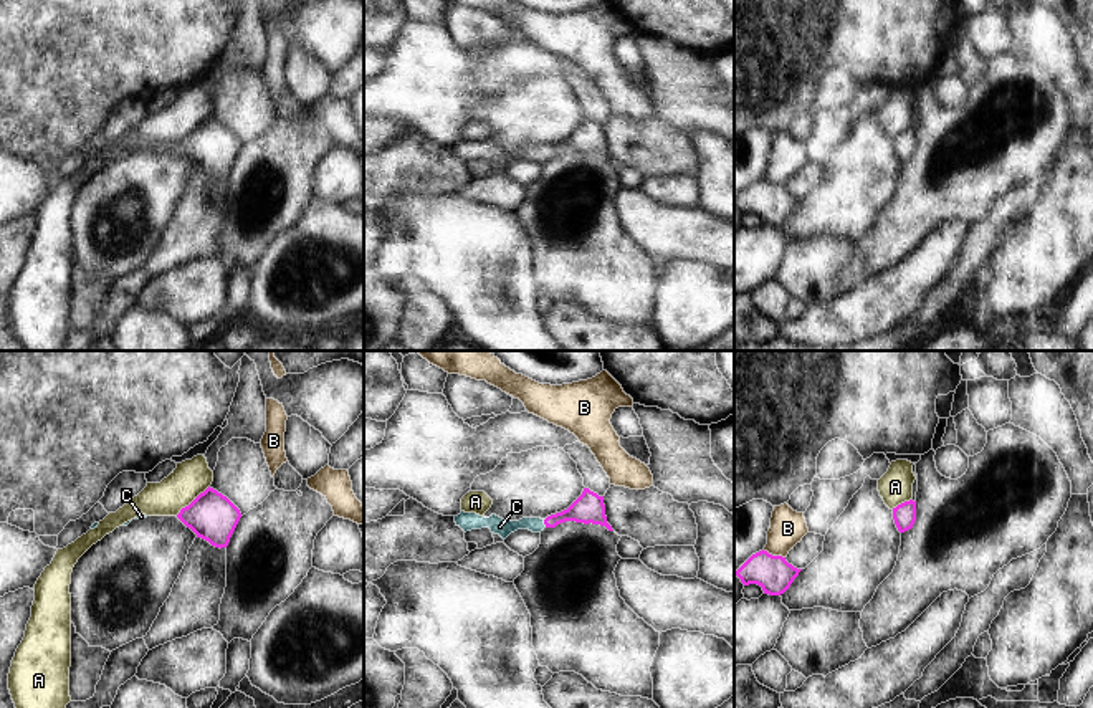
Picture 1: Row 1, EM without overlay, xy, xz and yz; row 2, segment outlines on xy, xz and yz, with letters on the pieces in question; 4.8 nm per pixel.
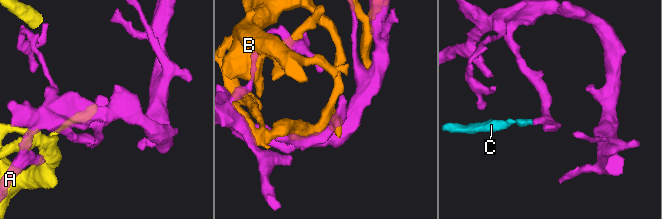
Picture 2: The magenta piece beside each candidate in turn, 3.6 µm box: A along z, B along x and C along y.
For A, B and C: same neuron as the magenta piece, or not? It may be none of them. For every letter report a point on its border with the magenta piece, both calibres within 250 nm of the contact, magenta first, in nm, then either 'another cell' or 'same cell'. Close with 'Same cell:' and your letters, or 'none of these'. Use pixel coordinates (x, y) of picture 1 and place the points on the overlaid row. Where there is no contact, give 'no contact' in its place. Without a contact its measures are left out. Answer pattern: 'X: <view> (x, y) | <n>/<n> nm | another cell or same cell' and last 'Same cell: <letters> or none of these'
A: xy (194, 500) | 240/180 nm | another cell
B: yz (774, 556) | 180/170 nm | another cell
C: xz (544, 523) | 150/80 nm | same cell
Same cell: C

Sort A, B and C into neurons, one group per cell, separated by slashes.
A / B / C

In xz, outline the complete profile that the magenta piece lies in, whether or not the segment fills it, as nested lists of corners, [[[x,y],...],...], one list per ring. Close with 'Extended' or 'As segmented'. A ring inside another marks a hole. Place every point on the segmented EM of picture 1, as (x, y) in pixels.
[[[584,488],[582,495],[564,511],[541,518],[523,518],[519,521],[506,521],[496,514],[489,518],[480,516],[476,513],[461,511],[455,516],[456,526],[460,526],[465,533],[471,529],[489,528],[491,533],[499,534],[506,539],[511,533],[518,529],[529,529],[532,533],[541,533],[544,528],[556,528],[561,523],[575,521],[584,524],[600,524],[609,531],[613,531],[607,523],[604,496]]]. Extended

